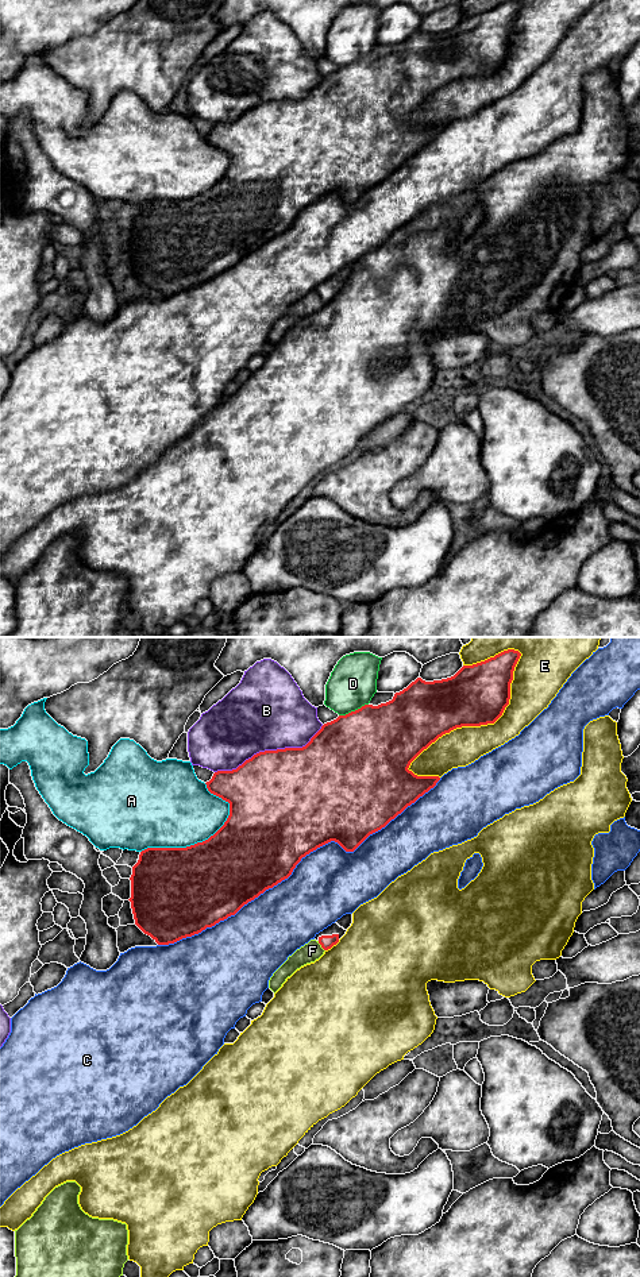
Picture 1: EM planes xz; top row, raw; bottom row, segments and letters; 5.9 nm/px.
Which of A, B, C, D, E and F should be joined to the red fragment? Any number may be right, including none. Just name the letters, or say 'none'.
none

